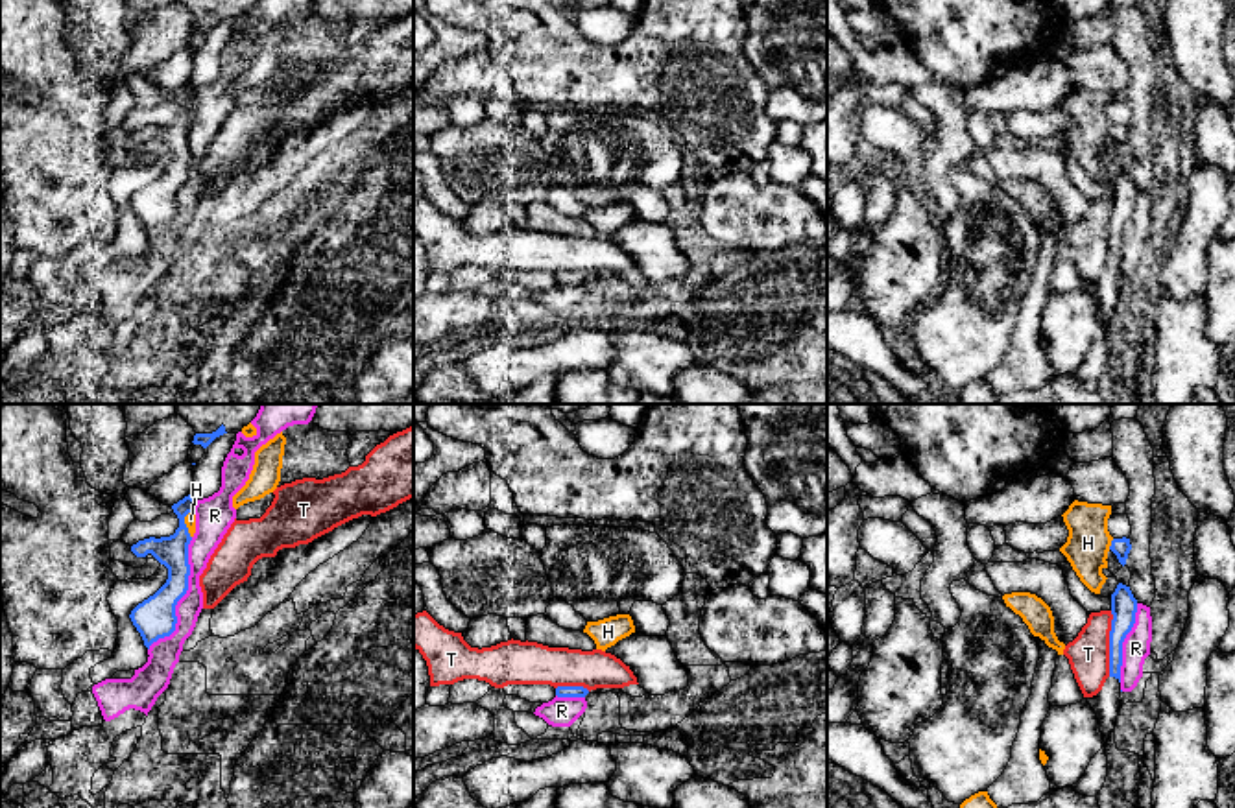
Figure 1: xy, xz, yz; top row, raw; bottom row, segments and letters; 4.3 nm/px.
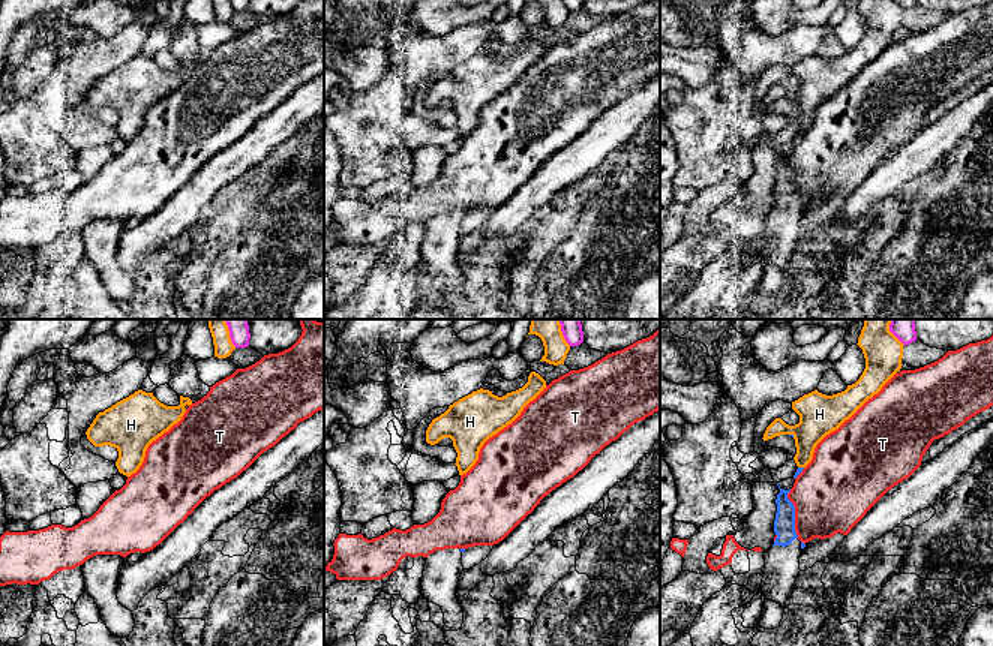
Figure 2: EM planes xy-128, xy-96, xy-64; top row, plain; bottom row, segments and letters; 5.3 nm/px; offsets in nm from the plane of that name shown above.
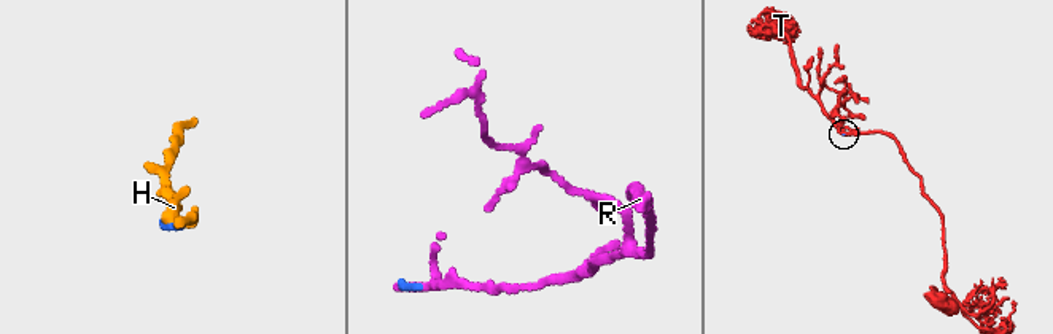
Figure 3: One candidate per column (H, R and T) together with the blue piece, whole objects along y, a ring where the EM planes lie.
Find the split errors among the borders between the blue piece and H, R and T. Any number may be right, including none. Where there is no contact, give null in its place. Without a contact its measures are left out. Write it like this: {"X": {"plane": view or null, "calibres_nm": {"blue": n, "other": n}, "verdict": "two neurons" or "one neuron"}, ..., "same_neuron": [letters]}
{"H": {"plane": "yz", "calibres_nm": {"blue": 80, "other": 190}, "verdict": "two neurons"}, "R": {"plane": "xy", "calibres_nm": {"blue": 180, "other": 120}, "verdict": "two neurons"}, "T": {"plane": "yz", "calibres_nm": {"blue": 110, "other": 180}, "verdict": "two neurons"}, "same_neuron": []}

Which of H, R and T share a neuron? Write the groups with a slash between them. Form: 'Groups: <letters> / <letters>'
Groups: H / R / T

